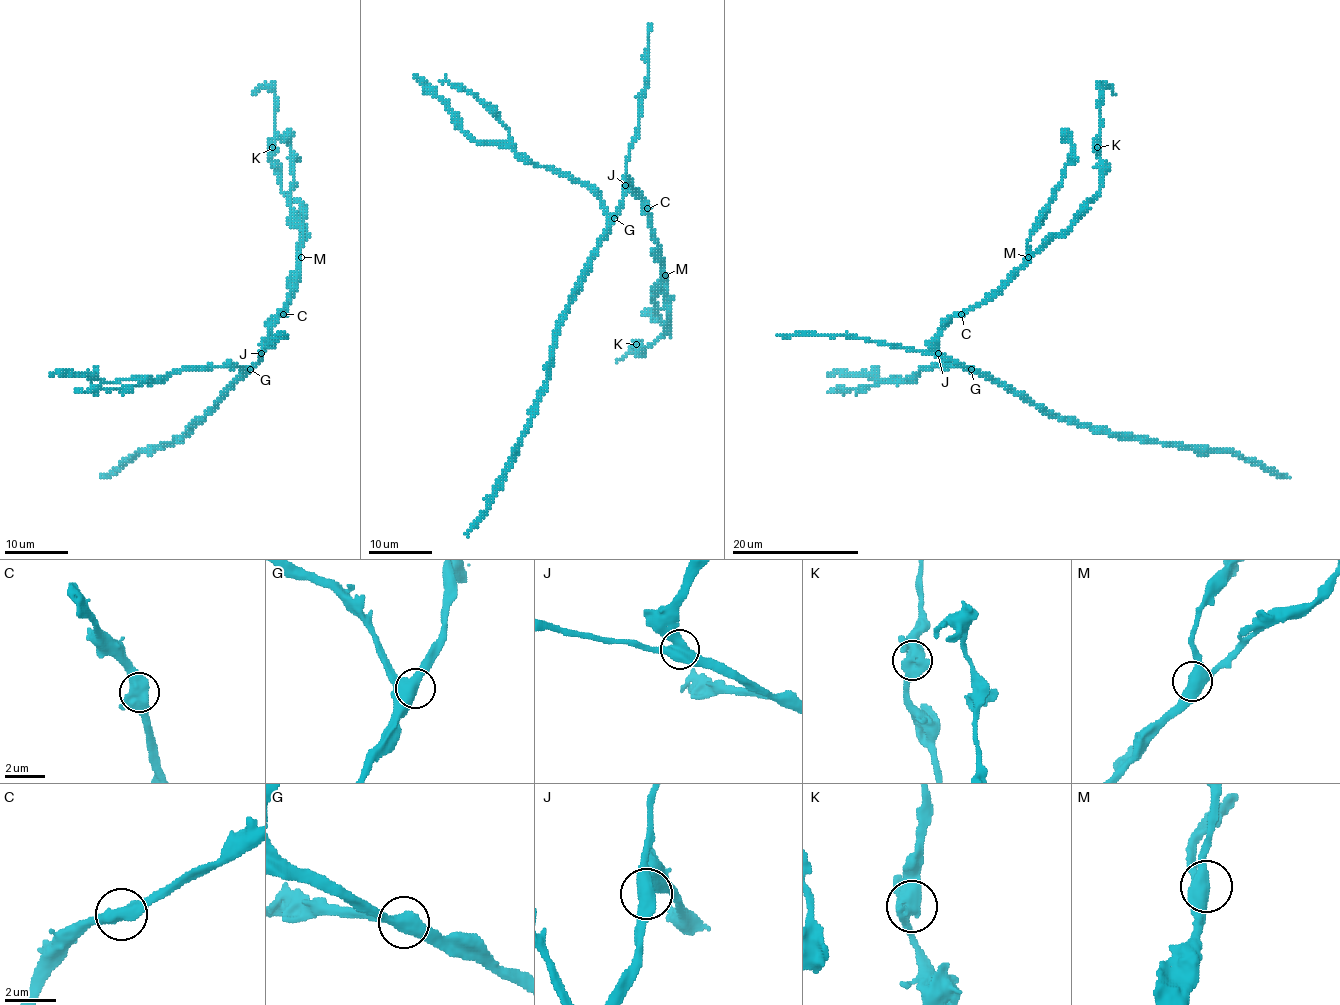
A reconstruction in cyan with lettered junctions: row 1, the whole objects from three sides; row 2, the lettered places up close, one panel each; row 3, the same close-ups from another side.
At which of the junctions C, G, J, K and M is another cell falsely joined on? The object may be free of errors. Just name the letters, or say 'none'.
none

